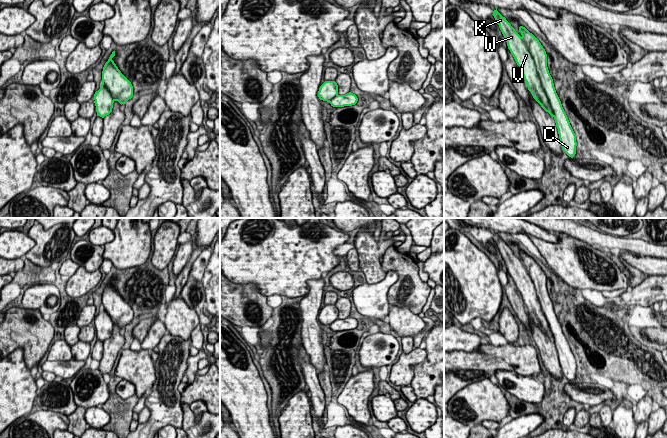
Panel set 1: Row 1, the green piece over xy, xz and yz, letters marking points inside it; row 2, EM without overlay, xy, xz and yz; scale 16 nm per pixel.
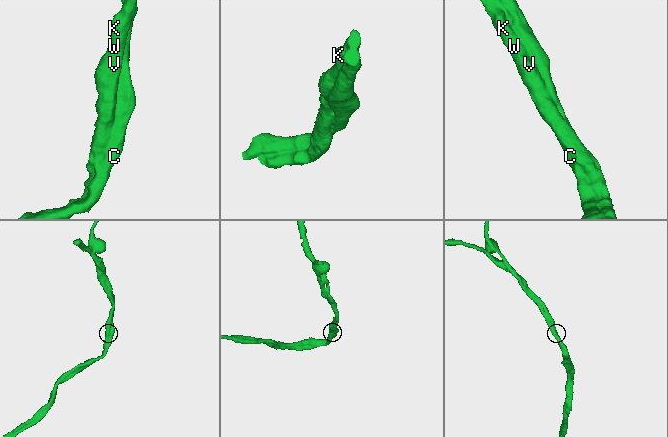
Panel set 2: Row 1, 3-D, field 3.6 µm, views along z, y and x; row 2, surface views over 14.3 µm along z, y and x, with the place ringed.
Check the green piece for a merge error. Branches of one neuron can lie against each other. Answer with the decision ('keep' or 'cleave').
keep

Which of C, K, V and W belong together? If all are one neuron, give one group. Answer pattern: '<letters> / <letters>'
C K V W

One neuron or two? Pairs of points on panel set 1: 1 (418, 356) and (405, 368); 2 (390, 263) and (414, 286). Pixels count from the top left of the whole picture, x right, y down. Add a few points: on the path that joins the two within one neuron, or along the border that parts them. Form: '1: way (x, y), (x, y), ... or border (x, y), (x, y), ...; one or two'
1: way (415, 357), (407, 365); one
2: way (397, 266), (409, 279); one

